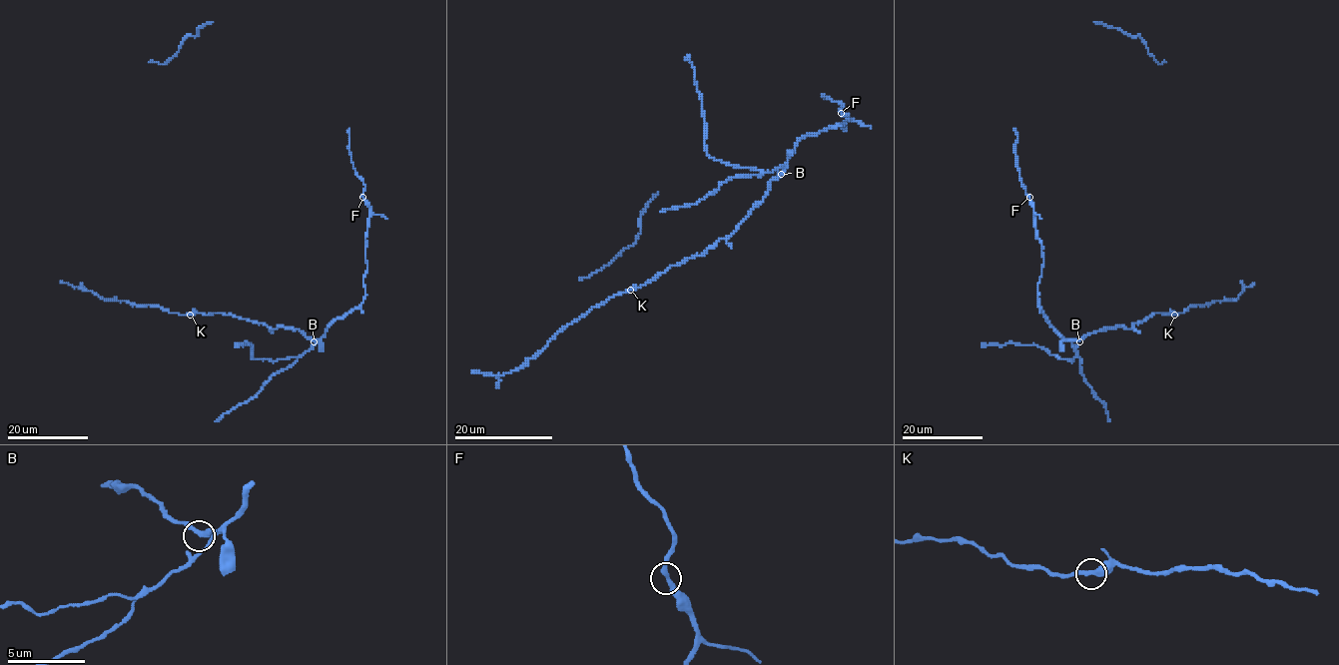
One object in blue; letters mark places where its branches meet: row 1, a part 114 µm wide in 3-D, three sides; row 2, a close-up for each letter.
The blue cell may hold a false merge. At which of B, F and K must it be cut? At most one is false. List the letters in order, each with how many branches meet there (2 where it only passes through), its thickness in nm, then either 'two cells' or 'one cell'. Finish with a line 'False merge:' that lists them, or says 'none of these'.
B: 2 branches meet; 280 nm thick; one cell
F: 2 branches meet; 320 nm thick; one cell
K: 2 branches meet; 320 nm thick; one cell
False merge: none of these

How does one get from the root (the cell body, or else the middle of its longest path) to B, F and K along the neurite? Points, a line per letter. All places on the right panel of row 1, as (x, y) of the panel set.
B: (1042, 268), (1038, 306), (1048, 323), (1065, 339), (1079, 341)
F: (1042, 268), (1042, 244), (1037, 237), (1033, 202), (1029, 197)
K: (1042, 268), (1038, 306), (1065, 339), (1080, 340), (1117, 327), (1130, 329), (1154, 314), (1173, 315)

